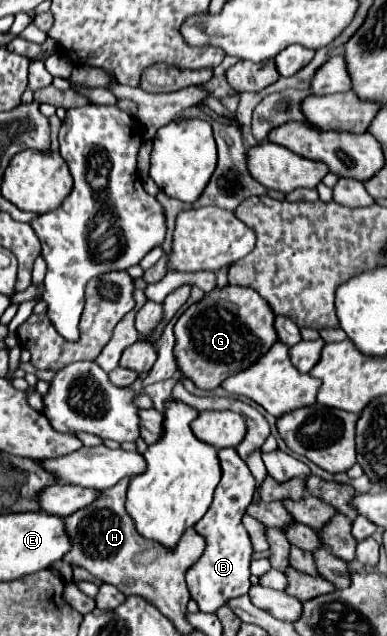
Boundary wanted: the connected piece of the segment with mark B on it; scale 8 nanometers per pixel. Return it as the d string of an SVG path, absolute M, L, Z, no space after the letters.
M235 448L219 450L221 462L221 482L215 488L213 504L207 514L195 524L195 530L205 538L205 552L199 562L187 570L187 586L191 586L191 598L195 598L201 612L217 612L227 604L229 598L239 598L251 588L251 540L241 524L241 518L251 504L251 496L255 492L255 478L247 464L237 456Z

